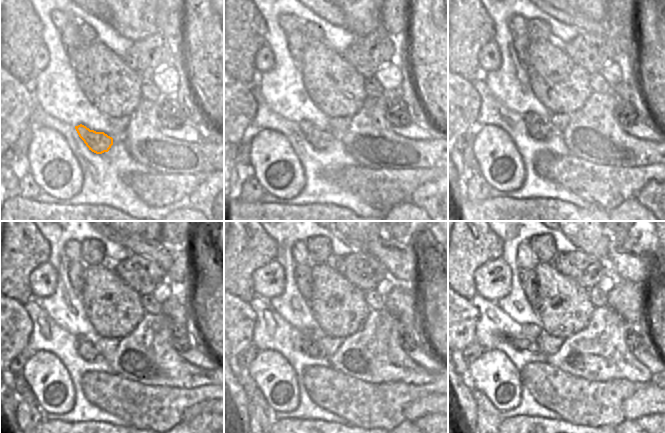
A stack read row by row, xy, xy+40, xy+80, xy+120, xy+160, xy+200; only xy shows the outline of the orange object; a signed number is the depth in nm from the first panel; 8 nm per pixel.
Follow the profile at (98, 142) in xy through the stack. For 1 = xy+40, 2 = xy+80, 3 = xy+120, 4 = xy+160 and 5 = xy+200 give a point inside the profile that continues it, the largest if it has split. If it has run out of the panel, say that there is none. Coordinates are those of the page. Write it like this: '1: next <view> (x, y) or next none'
1: next xy+40 (320, 139)
2: next xy+80 (538, 129)
3: next xy+120 (87, 350)
4: next xy+160 (310, 347)
5: next xy+200 (519, 342)

